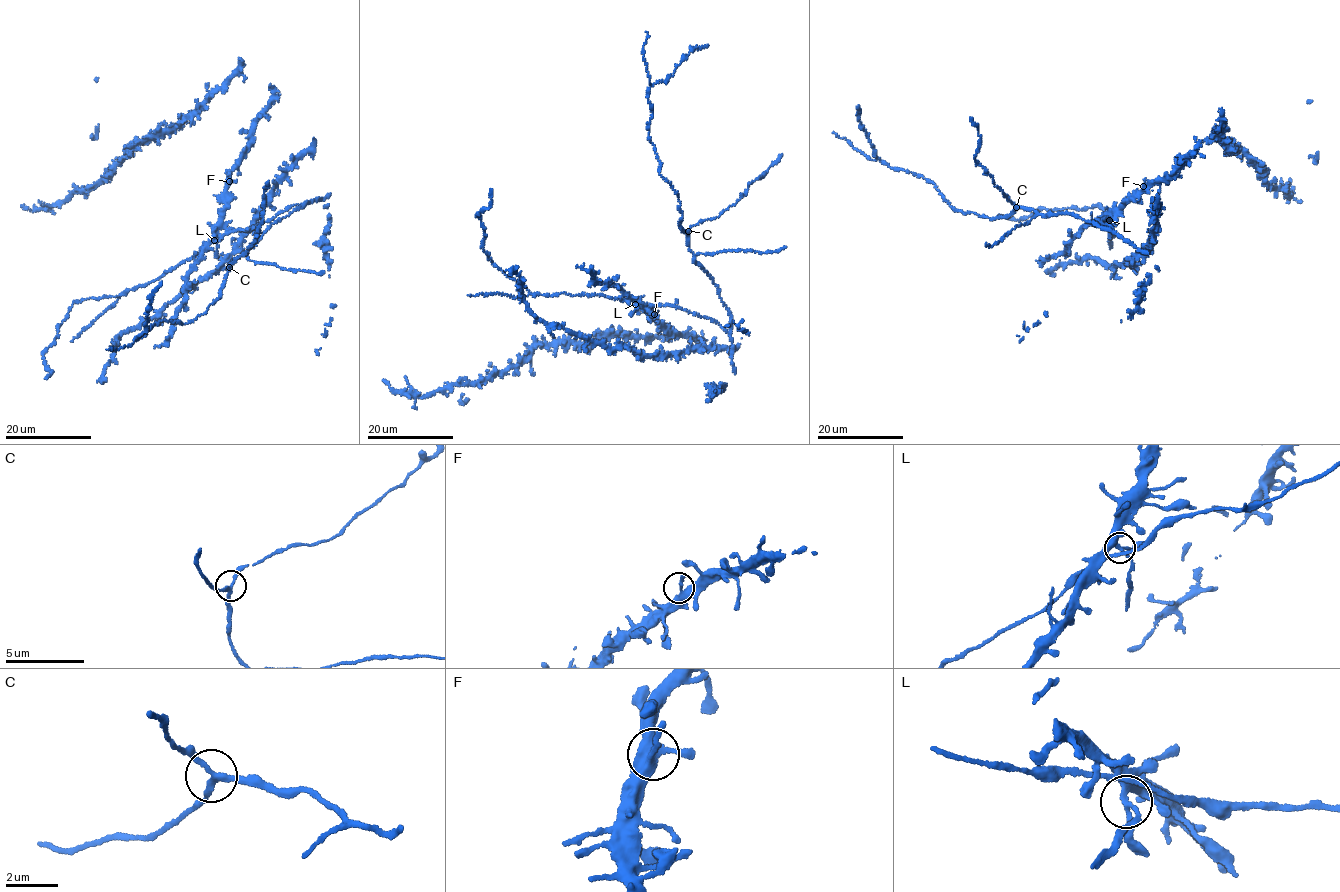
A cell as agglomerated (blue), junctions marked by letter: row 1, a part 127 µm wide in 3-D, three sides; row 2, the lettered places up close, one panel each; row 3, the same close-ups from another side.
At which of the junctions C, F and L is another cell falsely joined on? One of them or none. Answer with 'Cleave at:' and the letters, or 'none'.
Cleave at: L

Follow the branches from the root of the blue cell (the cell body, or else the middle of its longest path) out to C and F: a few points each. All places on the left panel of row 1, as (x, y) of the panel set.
C: (217, 231), (213, 241), (231, 232), (258, 227), (292, 205), (307, 202), (275, 222), (229, 267)
F: (217, 231), (229, 181)

